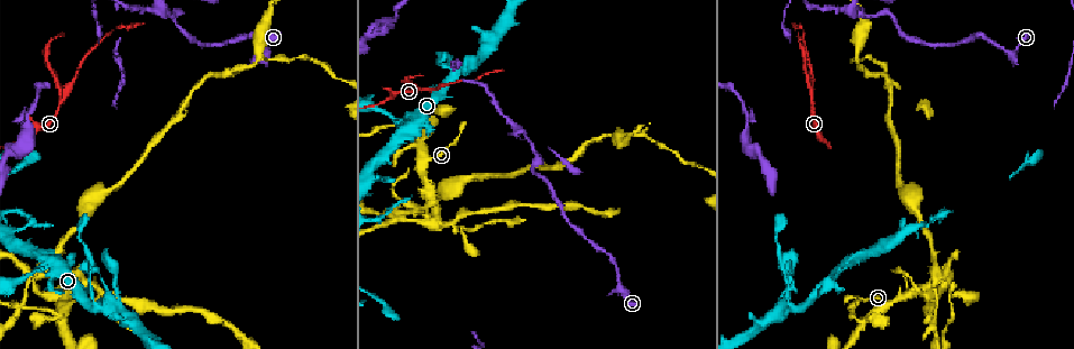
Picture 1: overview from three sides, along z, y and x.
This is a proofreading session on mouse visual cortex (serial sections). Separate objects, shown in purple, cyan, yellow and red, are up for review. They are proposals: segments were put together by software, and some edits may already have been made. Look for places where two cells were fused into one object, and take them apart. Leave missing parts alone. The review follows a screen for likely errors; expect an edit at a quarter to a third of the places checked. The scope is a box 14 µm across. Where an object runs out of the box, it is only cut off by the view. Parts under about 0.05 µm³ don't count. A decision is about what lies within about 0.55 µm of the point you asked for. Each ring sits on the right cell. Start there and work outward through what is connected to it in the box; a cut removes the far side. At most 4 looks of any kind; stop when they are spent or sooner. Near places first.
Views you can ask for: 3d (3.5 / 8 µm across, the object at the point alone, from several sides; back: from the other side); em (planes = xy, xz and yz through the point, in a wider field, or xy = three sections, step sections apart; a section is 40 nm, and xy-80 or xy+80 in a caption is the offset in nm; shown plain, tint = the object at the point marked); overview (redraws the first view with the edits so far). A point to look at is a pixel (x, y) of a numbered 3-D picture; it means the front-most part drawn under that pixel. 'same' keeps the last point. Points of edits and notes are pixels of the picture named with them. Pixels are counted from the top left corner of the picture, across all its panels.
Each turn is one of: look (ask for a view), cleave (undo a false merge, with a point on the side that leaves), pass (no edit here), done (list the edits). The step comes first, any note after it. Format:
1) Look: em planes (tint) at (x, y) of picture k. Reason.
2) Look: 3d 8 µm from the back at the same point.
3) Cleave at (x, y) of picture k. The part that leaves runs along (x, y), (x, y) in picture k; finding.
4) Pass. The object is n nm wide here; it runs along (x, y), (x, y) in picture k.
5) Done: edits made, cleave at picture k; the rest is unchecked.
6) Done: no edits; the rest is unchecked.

Look: 3d 8 µm at (62, 93) of picture 1. Side arm on a straight run.

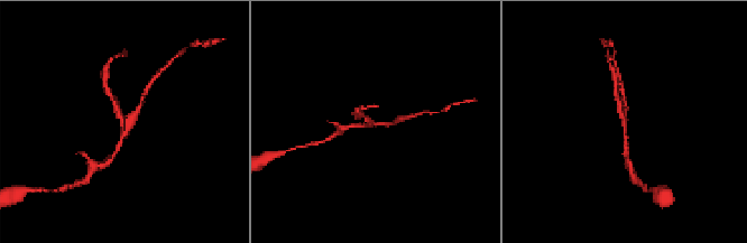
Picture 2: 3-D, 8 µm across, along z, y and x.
Look: em xy step 2 (tint) at (625, 125) of picture 2. 3 arms meet here; the arms are 150, 150, 150 nm wide; shape alone is not enough.

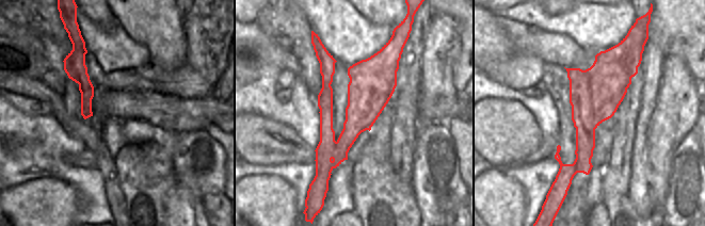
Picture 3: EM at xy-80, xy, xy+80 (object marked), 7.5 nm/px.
Cleave at (619, 100) of picture 2. The object is 340 nm wide here; the part that leaves runs along (626, 124), (618, 106), (615, 83) in picture 2; two cells meet here.

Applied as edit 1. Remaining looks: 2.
Look: overview. See it whole again.

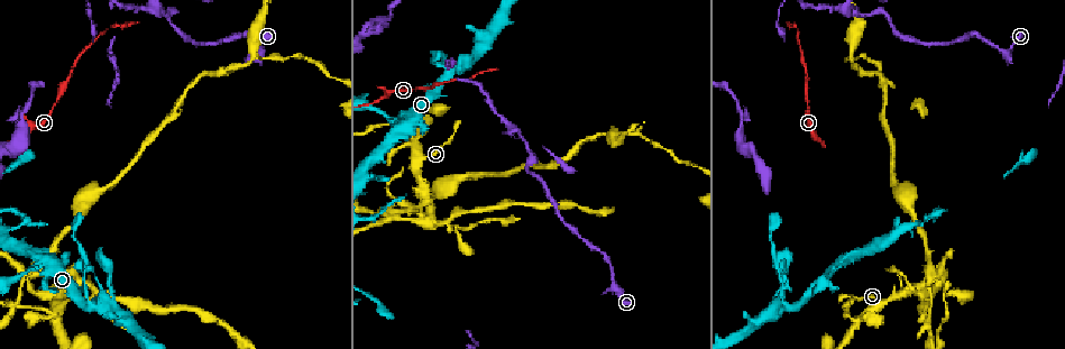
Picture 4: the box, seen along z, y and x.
Look: 3d 3.5 µm at (408, 127) of picture 4.

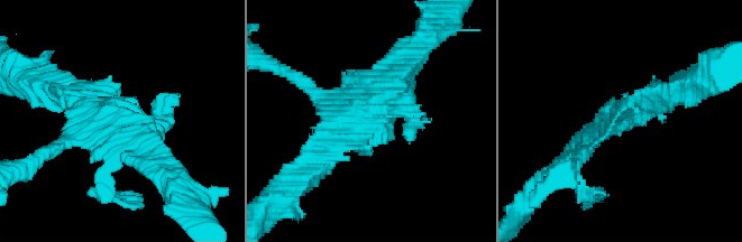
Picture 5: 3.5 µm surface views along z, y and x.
Pass. It runs along (408, 65), (369, 122), (318, 159) in picture 5; continuous, no second cell.

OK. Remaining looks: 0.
Done: edits made, cleave at picture 2; the rest is unchecked.

